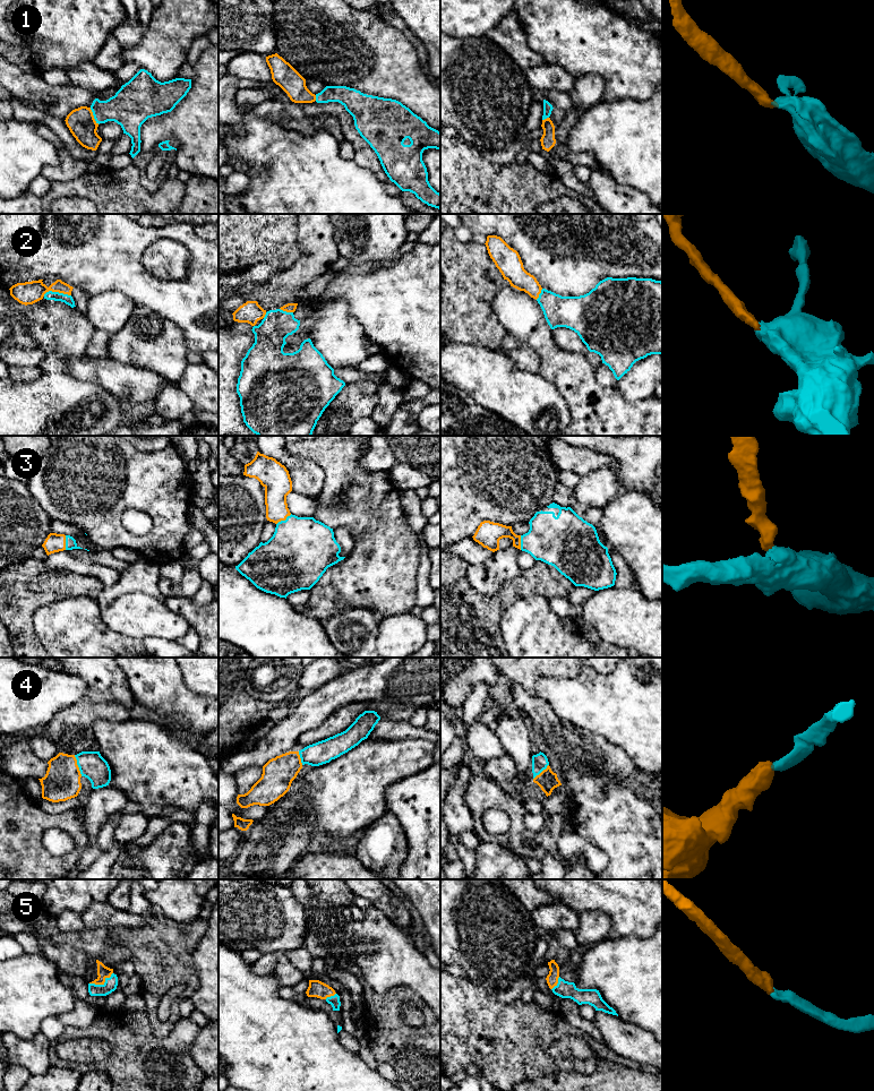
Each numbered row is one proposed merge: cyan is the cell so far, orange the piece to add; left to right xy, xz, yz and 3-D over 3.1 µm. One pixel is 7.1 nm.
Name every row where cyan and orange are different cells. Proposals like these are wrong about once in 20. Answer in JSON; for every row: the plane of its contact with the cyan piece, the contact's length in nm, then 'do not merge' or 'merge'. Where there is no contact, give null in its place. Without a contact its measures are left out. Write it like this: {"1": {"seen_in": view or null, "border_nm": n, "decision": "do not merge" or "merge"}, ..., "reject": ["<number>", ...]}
{"1": {"seen_in": "xy", "border_nm": 140, "decision": "do not merge"}, "2": {"seen_in": "xy", "border_nm": 200, "decision": "merge"}, "3": {"seen_in": "xz", "border_nm": 130, "decision": "merge"}, "4": {"seen_in": "xy", "border_nm": 160, "decision": "merge"}, "5": {"seen_in": "xy", "border_nm": 190, "decision": "merge"}, "reject": ["1"]}

